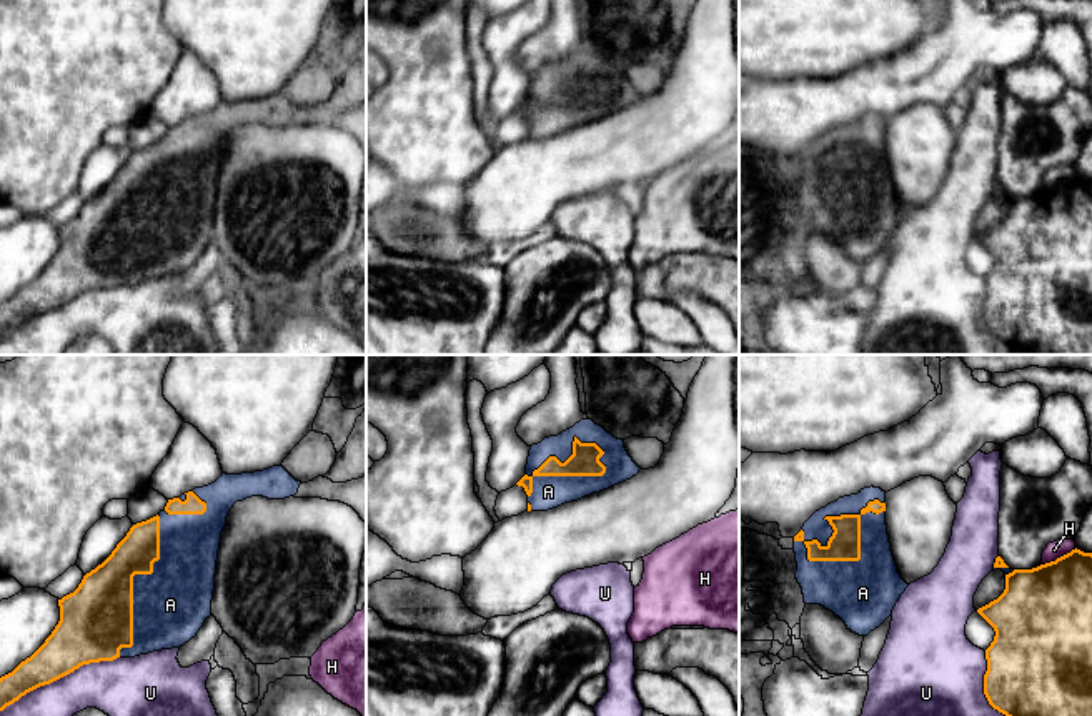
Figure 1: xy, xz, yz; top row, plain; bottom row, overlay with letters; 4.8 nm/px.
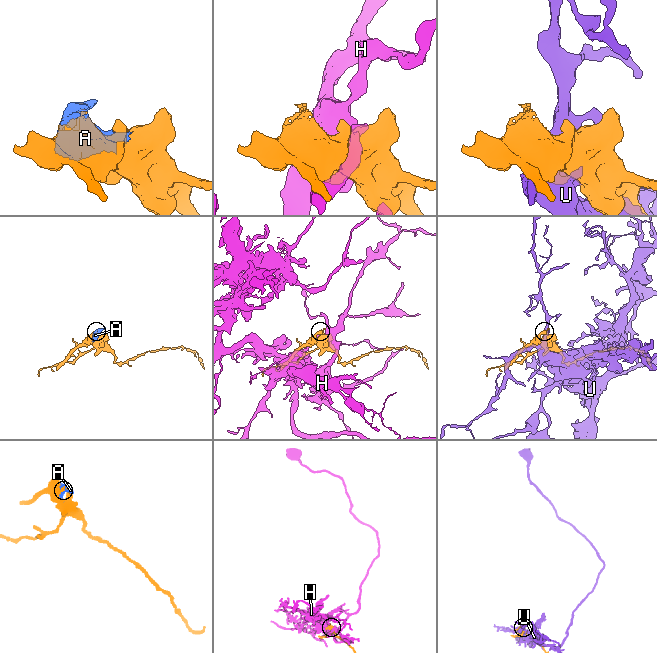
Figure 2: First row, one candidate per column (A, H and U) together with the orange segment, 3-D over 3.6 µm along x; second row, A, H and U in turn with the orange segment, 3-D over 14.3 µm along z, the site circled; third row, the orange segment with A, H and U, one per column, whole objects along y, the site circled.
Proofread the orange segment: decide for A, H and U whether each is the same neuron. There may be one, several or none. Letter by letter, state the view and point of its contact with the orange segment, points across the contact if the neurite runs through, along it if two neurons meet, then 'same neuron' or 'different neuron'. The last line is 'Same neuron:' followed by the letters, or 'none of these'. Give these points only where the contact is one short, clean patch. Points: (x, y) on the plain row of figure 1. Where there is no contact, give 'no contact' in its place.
A: contact yz (826, 145); same neuron
H: contact yz (1061, 183); different neuron
U: contact xy (59, 305); different neuron
Same neuron: A

